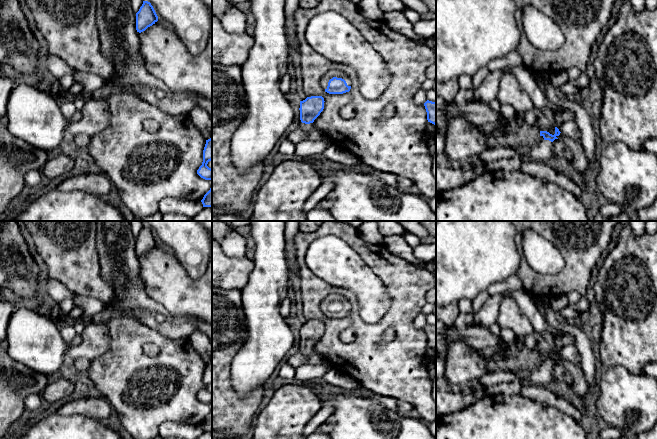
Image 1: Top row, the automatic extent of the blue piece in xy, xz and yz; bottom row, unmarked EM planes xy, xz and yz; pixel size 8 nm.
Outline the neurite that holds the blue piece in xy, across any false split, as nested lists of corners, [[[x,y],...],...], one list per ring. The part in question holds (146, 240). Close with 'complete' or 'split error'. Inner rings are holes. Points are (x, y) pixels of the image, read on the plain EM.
[[[143,225],[142,230],[136,237],[136,254],[141,257],[148,251],[152,250],[158,245],[158,240],[148,225]]]; complete

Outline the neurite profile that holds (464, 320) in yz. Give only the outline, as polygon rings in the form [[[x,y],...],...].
[[[460,312],[454,323],[454,326],[459,329],[463,329],[473,325],[474,324],[473,315],[474,315],[474,312],[472,313]]]

